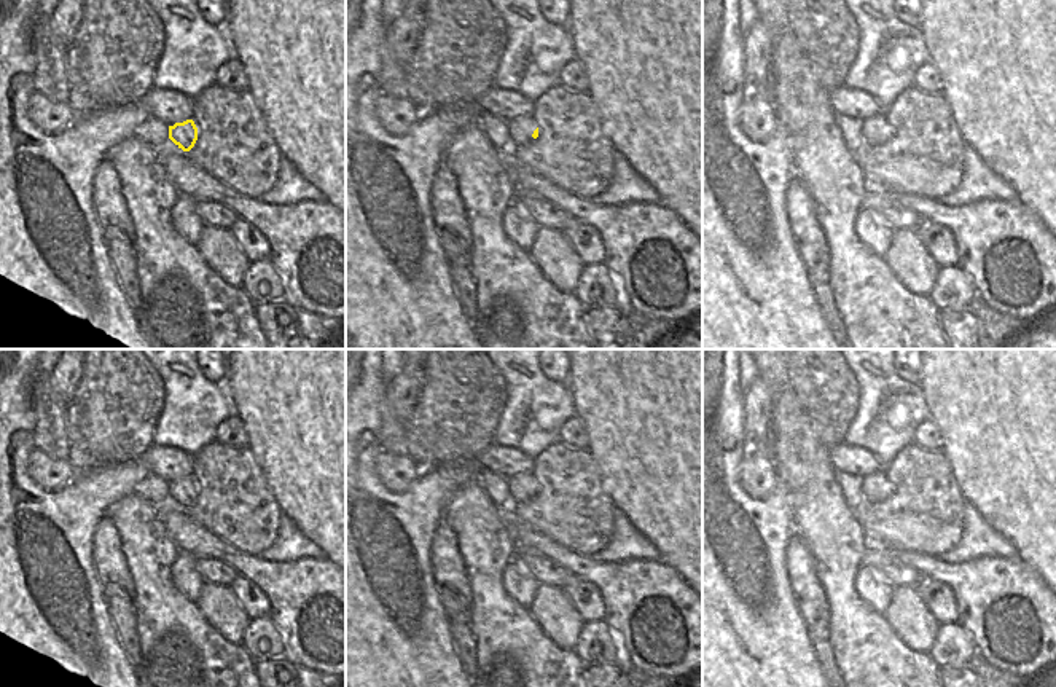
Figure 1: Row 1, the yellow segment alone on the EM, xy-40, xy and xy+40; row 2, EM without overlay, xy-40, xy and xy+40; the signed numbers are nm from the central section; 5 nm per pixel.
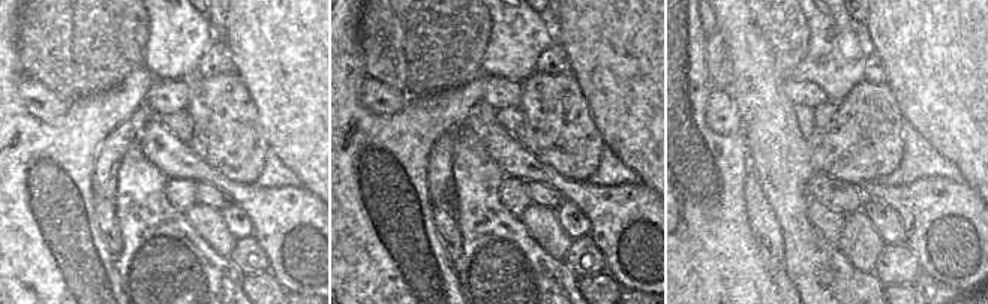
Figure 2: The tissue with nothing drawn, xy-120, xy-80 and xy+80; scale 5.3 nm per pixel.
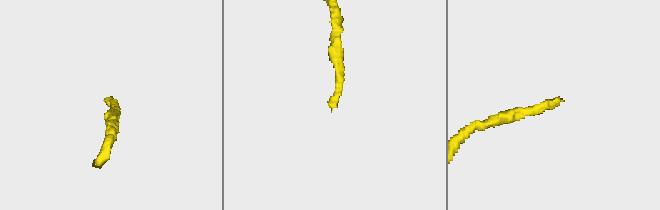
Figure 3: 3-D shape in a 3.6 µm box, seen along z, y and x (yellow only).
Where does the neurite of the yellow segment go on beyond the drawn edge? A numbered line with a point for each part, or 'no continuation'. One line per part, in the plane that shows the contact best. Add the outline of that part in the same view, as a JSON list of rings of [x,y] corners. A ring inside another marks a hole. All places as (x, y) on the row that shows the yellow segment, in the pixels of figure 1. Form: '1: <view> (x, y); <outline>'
1: xy (521, 128); [[[518,116],[514,120],[506,120],[506,131],[510,134],[513,148],[534,142],[535,139],[532,134],[535,129],[537,123],[532,116]]]

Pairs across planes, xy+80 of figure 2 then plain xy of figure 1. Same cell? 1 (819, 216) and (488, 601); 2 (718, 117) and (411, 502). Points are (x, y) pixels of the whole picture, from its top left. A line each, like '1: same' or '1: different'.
1: different
2: different

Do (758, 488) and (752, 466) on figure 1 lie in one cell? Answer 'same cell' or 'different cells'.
same cell

